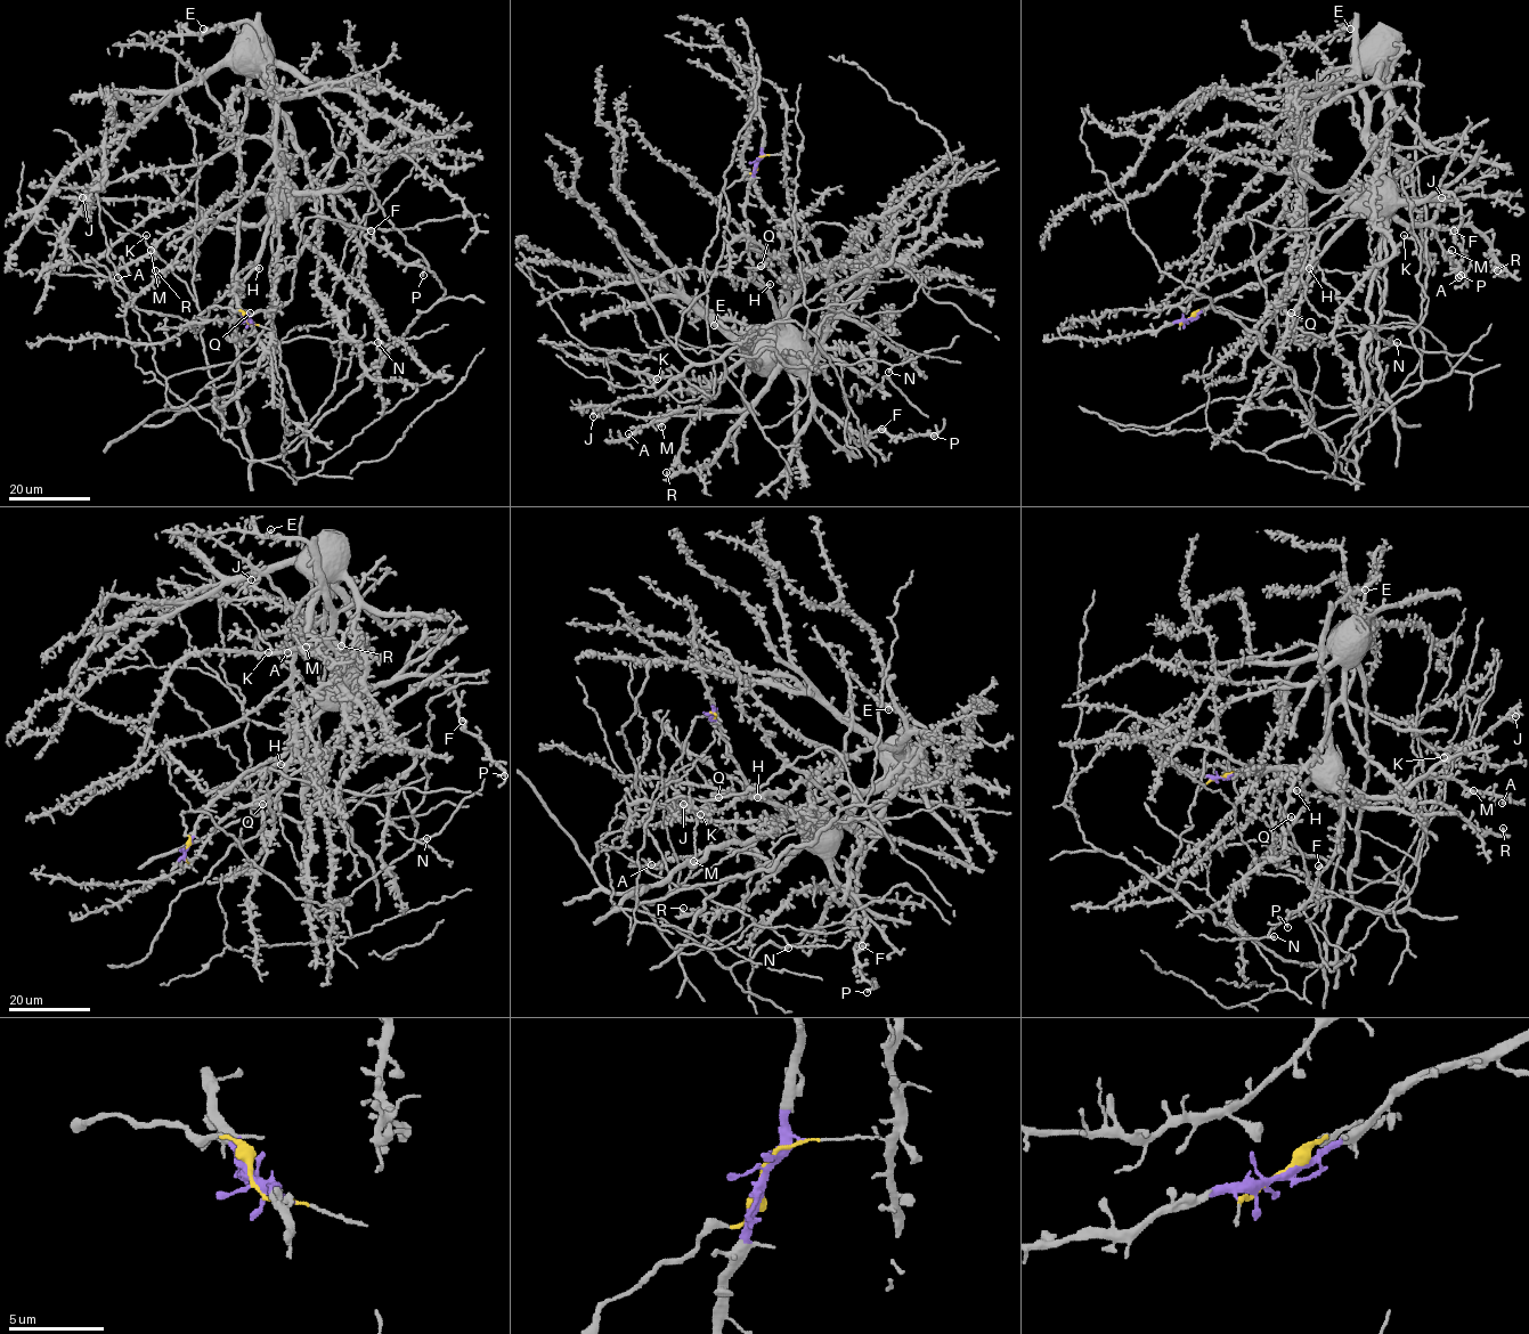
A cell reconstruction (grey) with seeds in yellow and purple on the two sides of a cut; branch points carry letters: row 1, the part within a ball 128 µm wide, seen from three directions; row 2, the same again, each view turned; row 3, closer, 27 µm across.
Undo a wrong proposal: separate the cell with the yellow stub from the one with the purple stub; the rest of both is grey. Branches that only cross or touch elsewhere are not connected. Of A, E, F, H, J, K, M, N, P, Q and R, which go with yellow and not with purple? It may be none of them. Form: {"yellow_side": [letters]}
{"yellow_side": ["K", "N"]}

